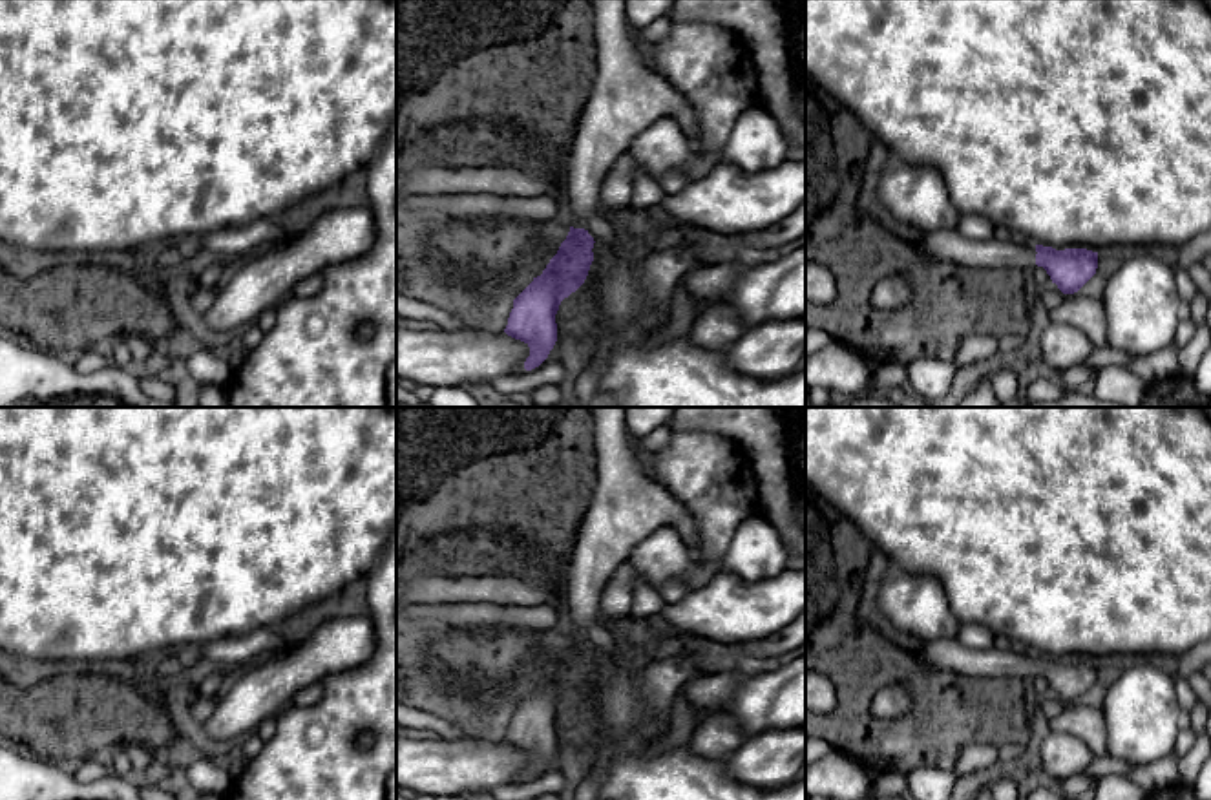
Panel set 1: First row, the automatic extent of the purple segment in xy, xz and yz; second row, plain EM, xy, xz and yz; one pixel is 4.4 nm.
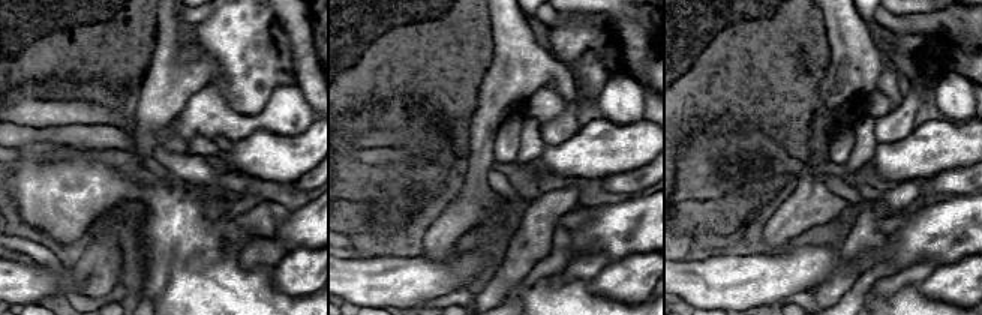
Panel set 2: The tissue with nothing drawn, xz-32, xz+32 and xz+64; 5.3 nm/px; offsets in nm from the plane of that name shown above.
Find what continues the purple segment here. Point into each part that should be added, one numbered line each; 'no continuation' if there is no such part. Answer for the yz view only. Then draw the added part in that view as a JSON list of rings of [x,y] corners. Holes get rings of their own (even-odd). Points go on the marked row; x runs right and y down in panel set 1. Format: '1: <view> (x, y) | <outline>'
1: yz (945, 245) | [[[955,228],[922,234],[911,243],[928,261],[946,261],[970,268],[1036,268],[1036,245],[1016,245],[999,241],[974,241],[963,237]]]

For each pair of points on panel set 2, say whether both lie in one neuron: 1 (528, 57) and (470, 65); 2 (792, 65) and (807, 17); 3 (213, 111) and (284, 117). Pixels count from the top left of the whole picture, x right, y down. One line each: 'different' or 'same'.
1: different
2: same
3: same

